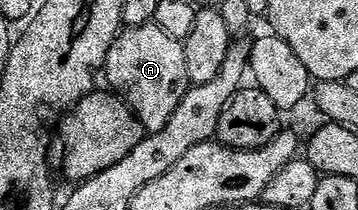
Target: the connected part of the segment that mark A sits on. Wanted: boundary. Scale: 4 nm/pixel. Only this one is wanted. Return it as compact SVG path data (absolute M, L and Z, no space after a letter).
M155 22L121 30L114 45L110 45L102 75L108 78L107 86L132 110L148 135L167 125L190 89L183 42L170 37L170 33L162 33Z

